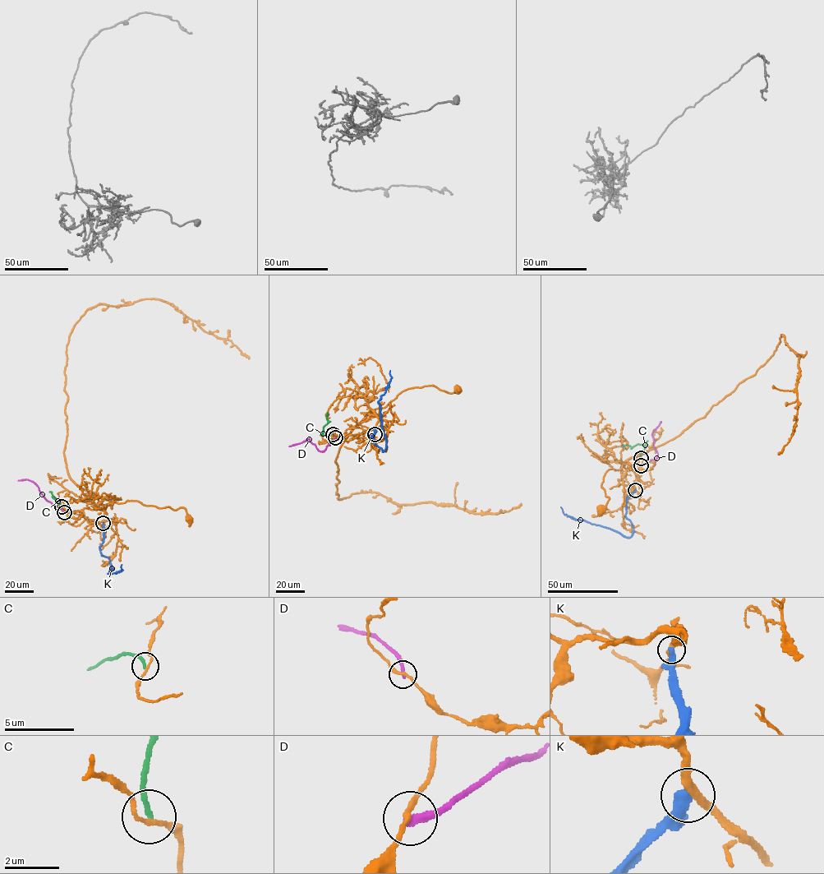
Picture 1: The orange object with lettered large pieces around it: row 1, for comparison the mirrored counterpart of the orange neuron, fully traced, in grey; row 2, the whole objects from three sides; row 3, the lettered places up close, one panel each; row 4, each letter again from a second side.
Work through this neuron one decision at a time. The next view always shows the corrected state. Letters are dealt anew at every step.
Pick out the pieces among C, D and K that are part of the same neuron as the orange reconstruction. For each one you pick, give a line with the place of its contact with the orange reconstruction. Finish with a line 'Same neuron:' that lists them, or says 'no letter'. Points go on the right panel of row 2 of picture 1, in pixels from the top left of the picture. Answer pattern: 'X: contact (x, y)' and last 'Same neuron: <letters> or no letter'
Same neuron: no letter

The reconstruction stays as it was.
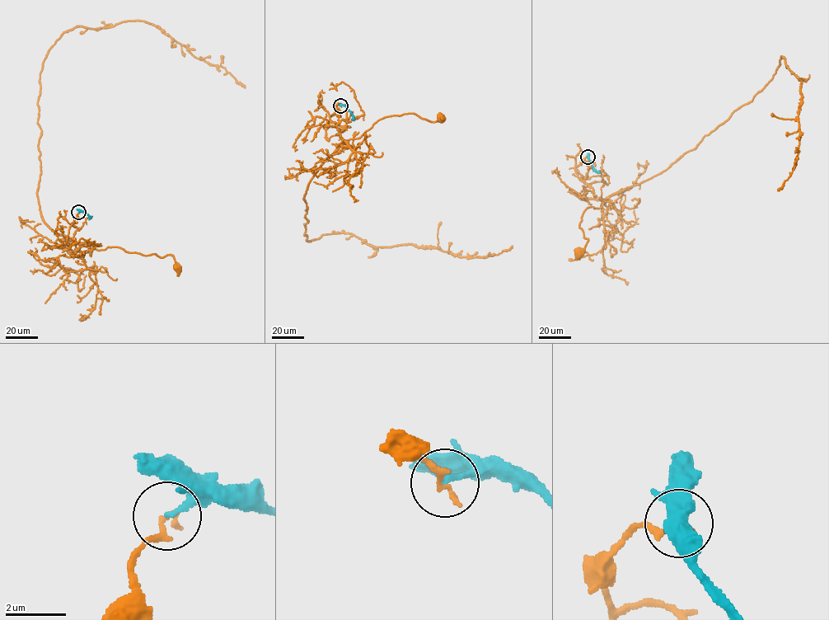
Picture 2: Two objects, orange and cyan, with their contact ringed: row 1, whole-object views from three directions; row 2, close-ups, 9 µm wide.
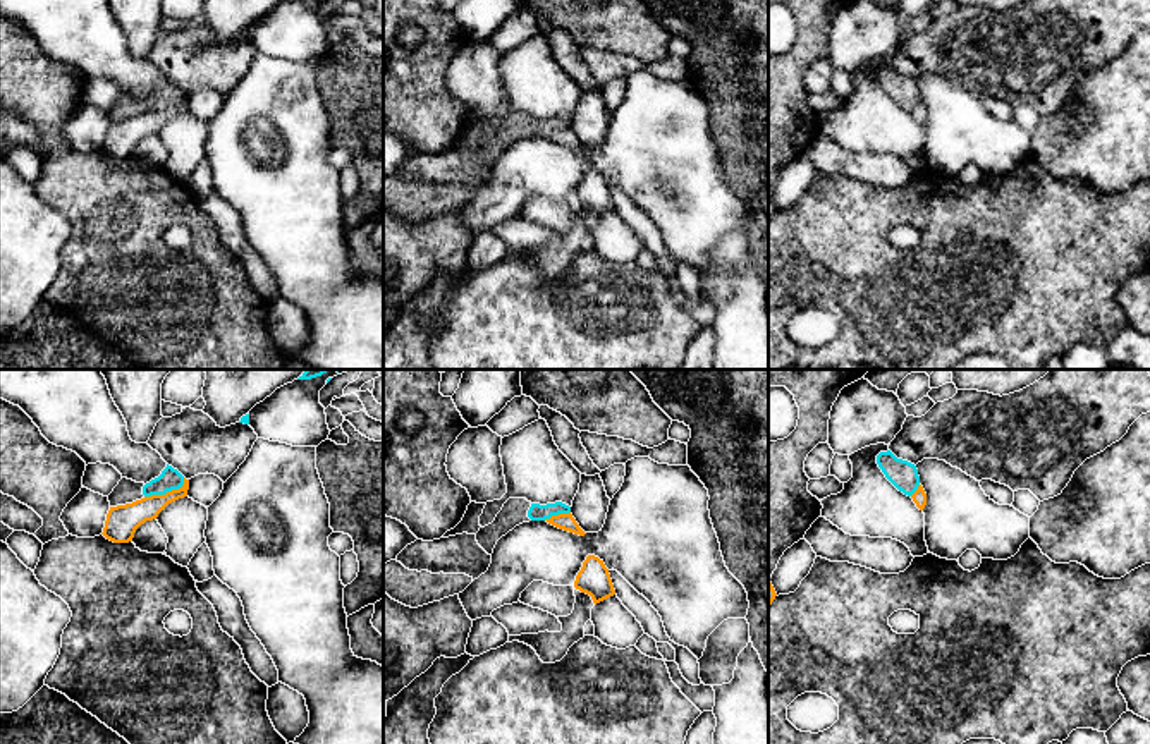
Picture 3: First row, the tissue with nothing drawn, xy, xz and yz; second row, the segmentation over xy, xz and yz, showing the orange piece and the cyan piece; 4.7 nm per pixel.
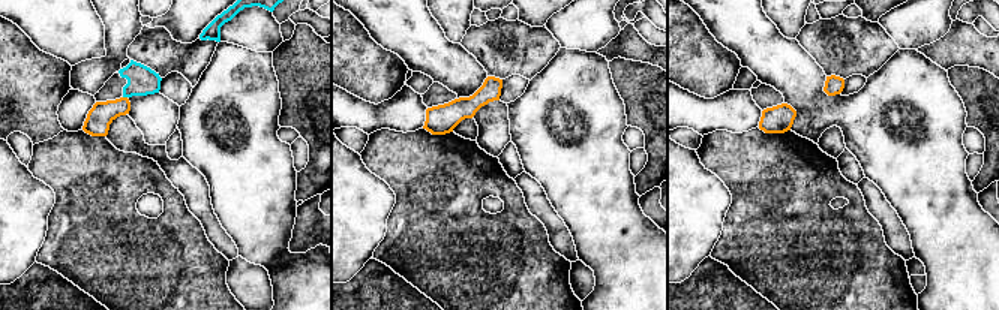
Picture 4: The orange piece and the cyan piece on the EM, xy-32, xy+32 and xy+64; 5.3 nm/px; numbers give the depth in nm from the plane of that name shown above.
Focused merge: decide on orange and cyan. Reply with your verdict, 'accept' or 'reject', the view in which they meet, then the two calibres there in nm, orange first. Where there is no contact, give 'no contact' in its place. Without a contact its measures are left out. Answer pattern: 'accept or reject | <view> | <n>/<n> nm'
reject | xy | 150/100 nm

